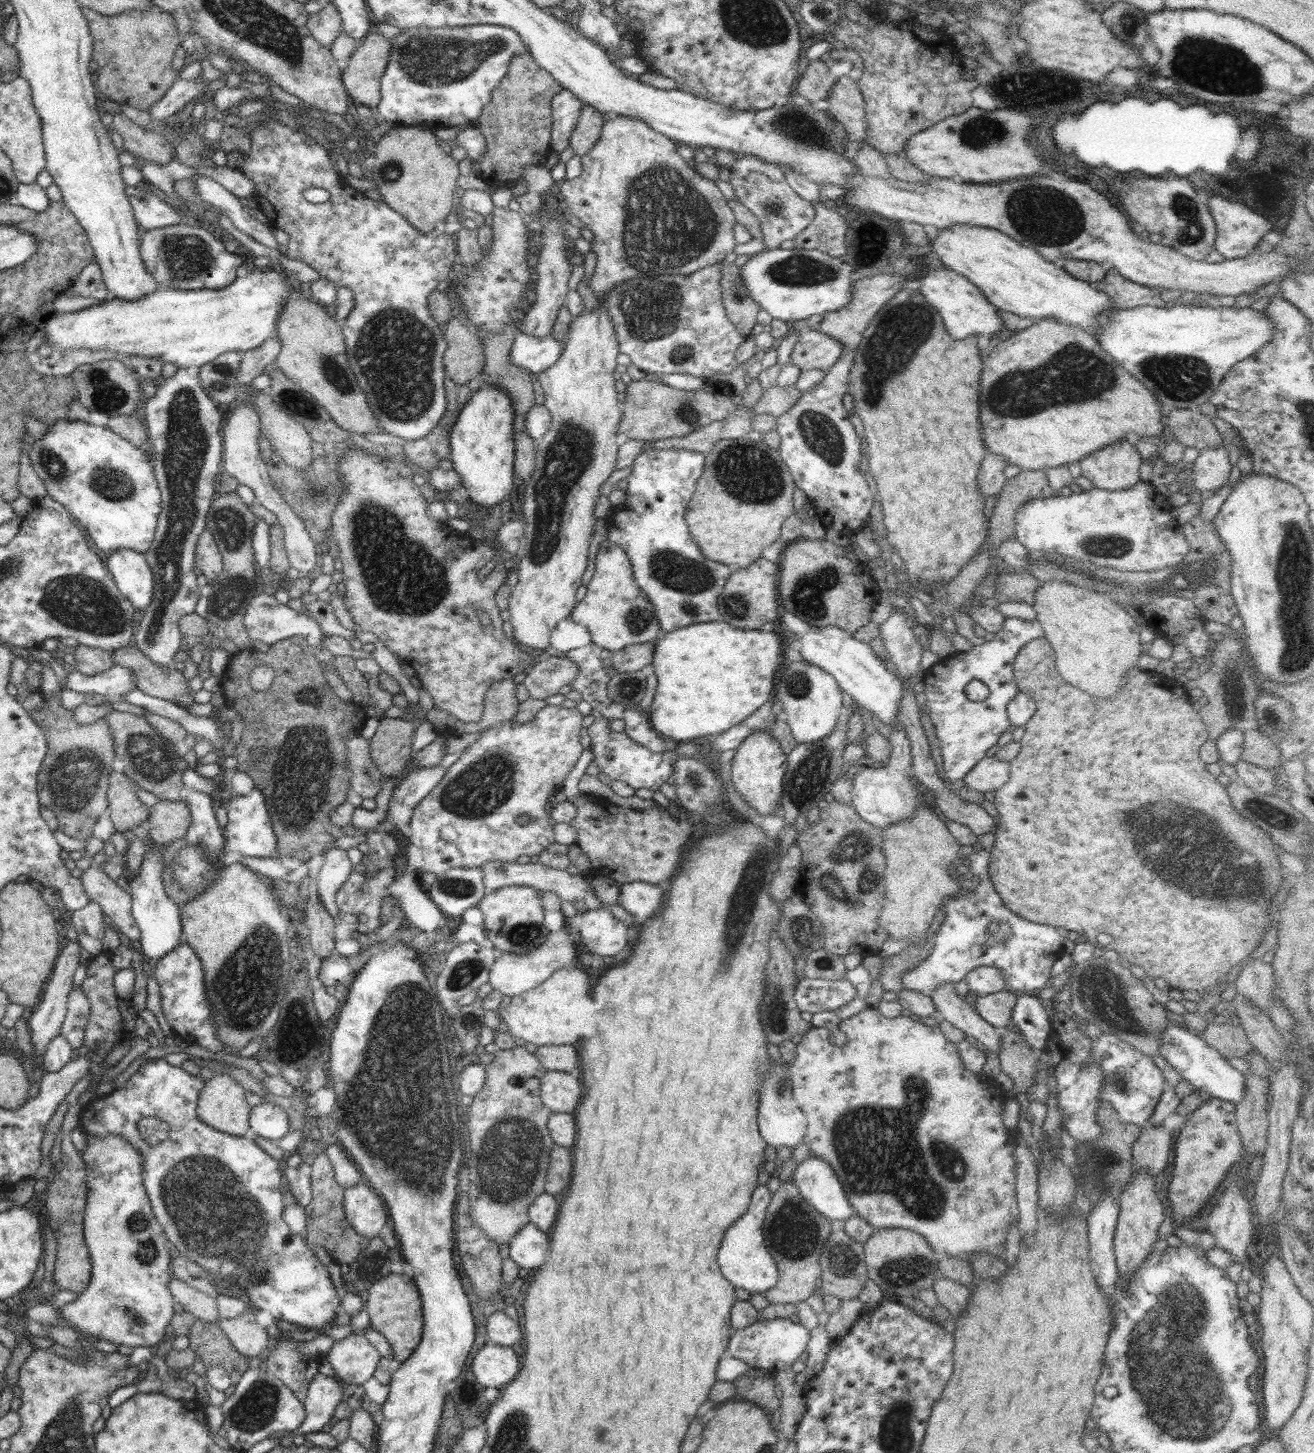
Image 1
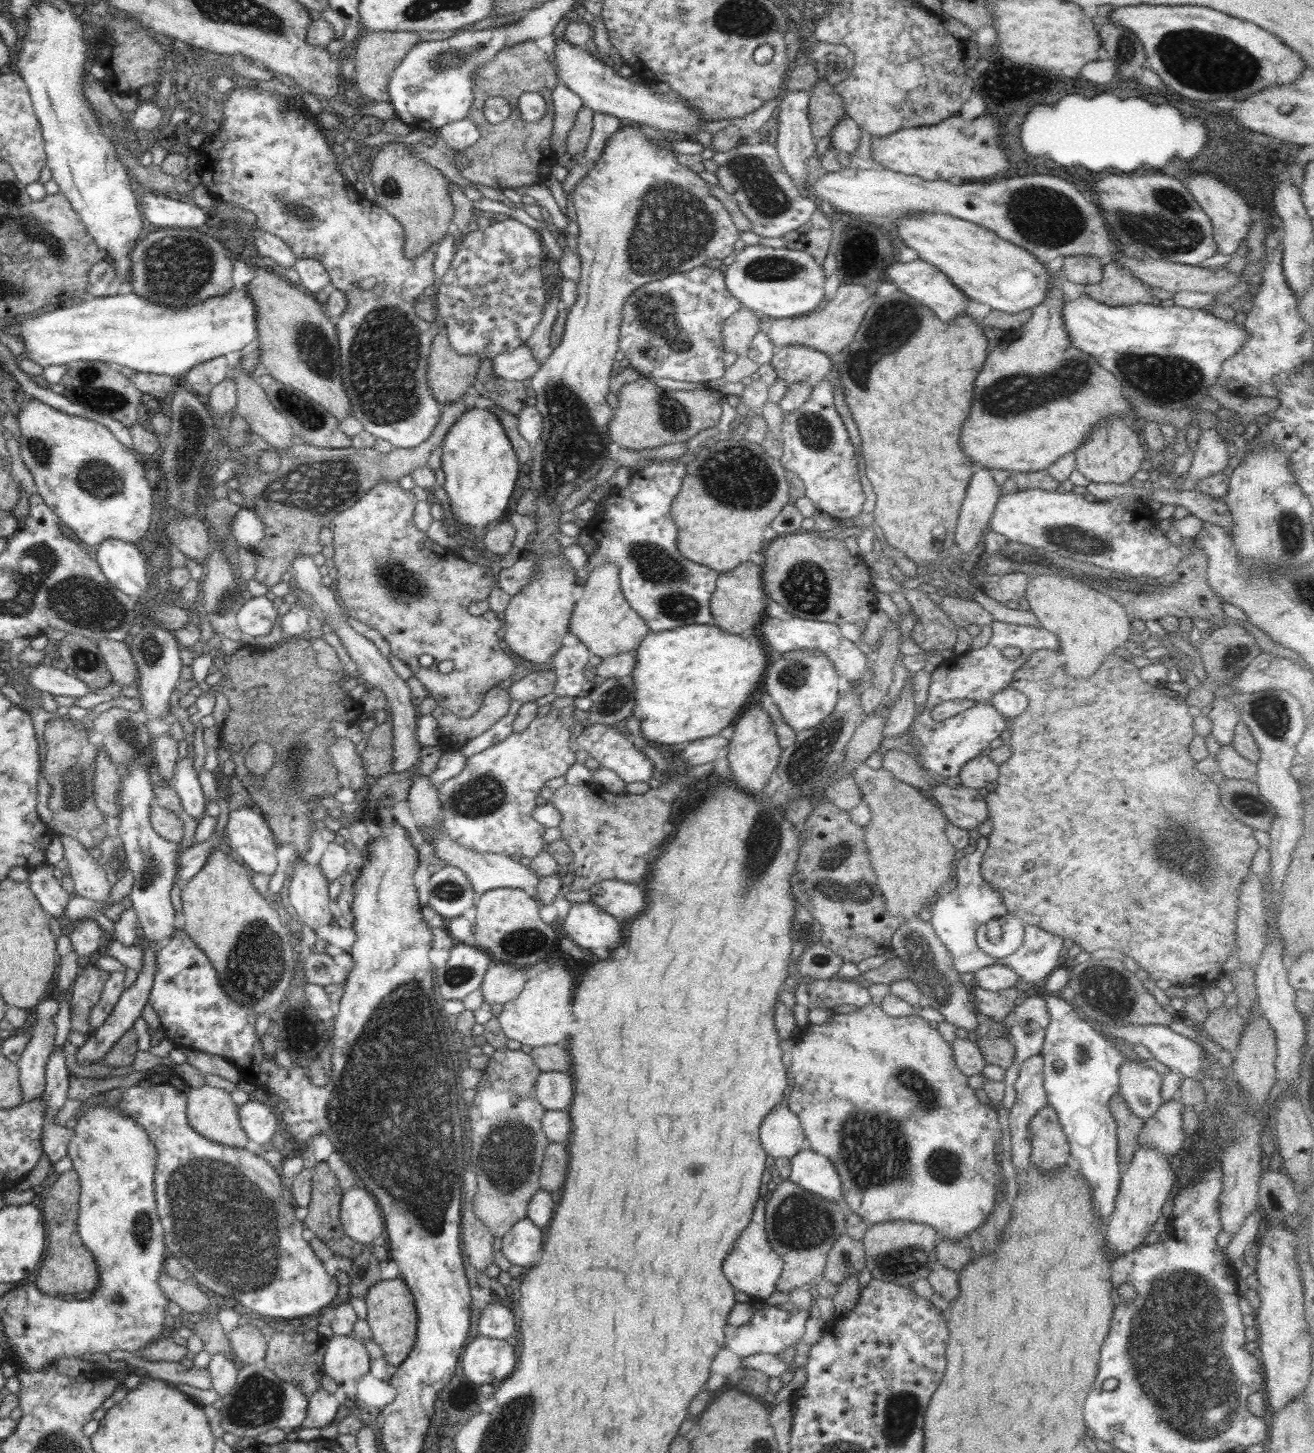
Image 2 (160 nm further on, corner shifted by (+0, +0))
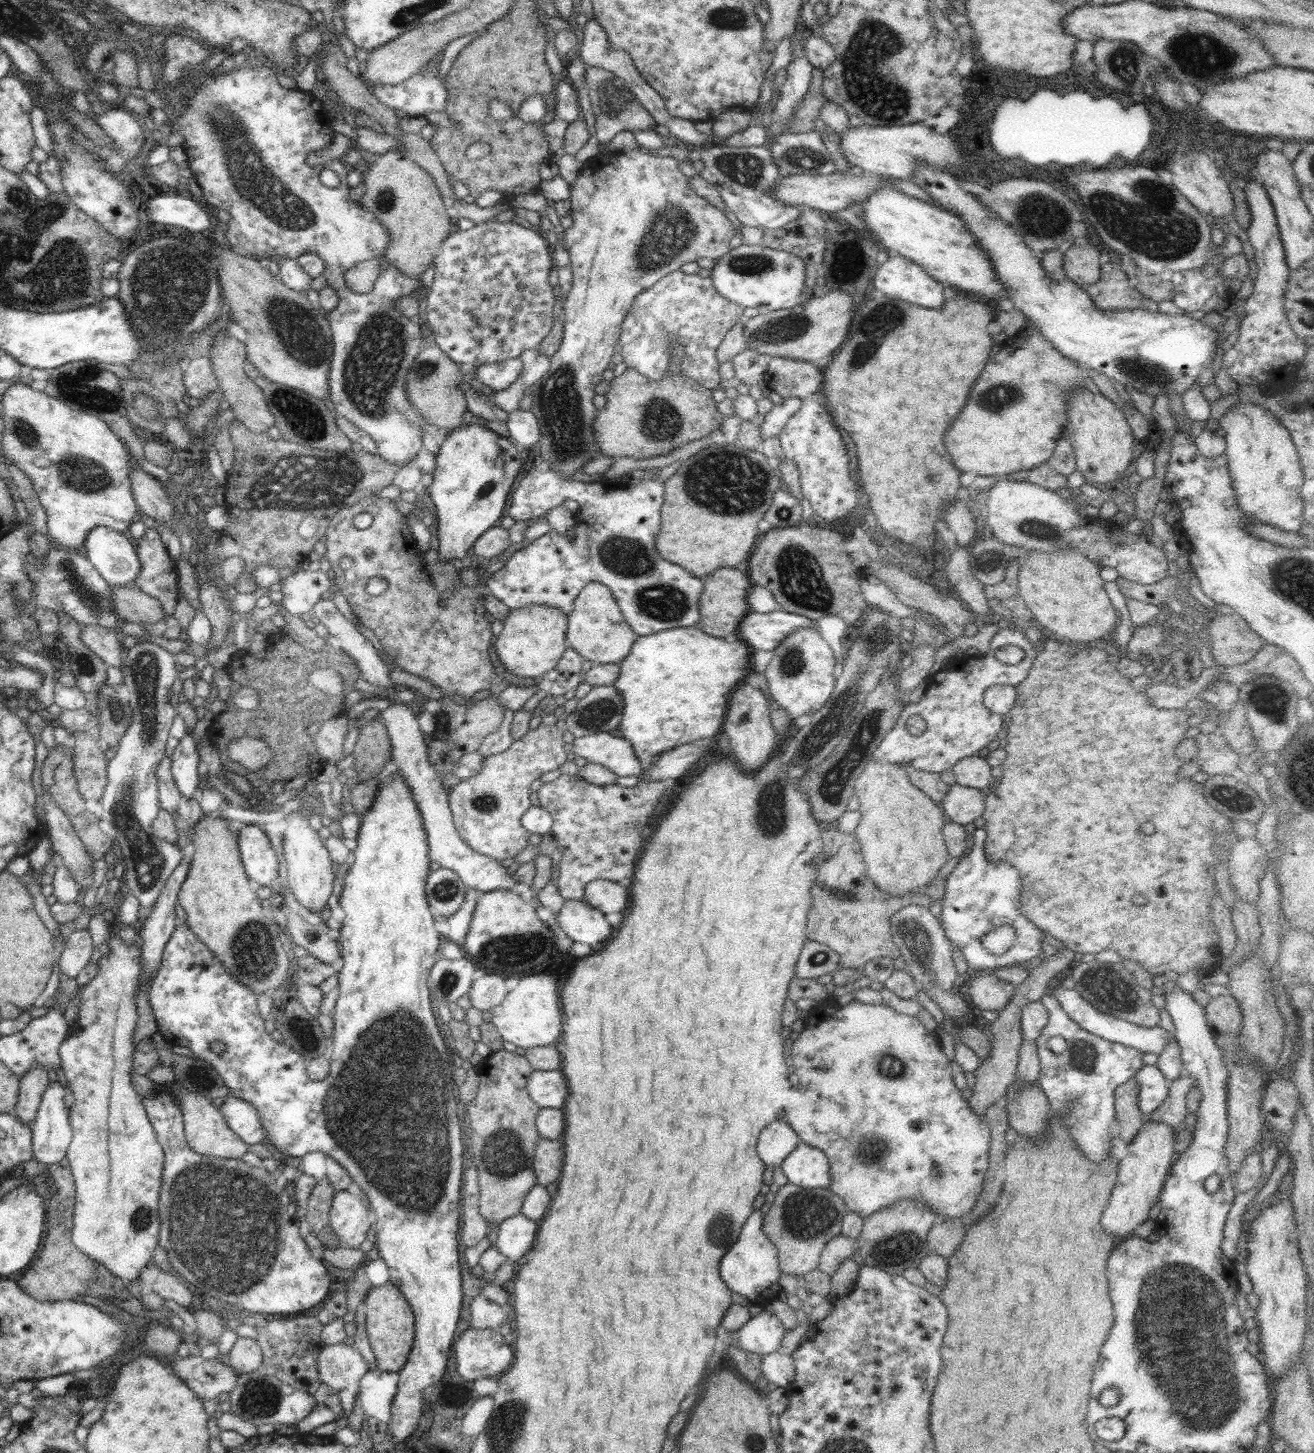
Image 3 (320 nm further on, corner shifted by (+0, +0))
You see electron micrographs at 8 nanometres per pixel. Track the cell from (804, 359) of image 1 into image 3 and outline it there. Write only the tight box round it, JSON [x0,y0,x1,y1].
[766,357,824,399]

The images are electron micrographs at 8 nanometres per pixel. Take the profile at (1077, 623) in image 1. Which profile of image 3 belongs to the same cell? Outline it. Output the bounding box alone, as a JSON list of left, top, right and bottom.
[1017,547,1119,647]

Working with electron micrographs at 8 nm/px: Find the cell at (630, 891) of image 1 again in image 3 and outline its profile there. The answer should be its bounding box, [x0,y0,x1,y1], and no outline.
[583,879,630,915]

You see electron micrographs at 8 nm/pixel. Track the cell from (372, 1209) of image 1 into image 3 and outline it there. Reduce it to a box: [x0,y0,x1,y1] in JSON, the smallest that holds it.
[329,1191,373,1248]

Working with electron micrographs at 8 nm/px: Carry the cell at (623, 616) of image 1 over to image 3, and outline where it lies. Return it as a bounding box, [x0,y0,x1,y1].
[566,582,639,664]

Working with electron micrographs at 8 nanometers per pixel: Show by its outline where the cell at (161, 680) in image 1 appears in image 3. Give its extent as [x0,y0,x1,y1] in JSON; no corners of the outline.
[79,626,126,669]

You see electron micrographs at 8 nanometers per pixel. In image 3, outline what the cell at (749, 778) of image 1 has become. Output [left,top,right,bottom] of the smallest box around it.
[722,682,779,771]

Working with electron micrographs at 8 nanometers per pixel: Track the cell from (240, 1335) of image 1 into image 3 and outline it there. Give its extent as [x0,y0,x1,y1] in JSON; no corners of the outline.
[226,1337,263,1375]

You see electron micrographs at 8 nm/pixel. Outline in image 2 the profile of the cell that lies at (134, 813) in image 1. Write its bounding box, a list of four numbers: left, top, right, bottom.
[94,748,121,816]

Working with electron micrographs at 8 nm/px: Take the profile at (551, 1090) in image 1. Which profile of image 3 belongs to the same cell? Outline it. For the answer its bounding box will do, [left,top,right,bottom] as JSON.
[526,1070,568,1109]

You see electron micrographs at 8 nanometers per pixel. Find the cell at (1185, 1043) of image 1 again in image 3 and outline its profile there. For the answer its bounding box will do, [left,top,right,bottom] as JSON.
[1049,987,1174,1055]

